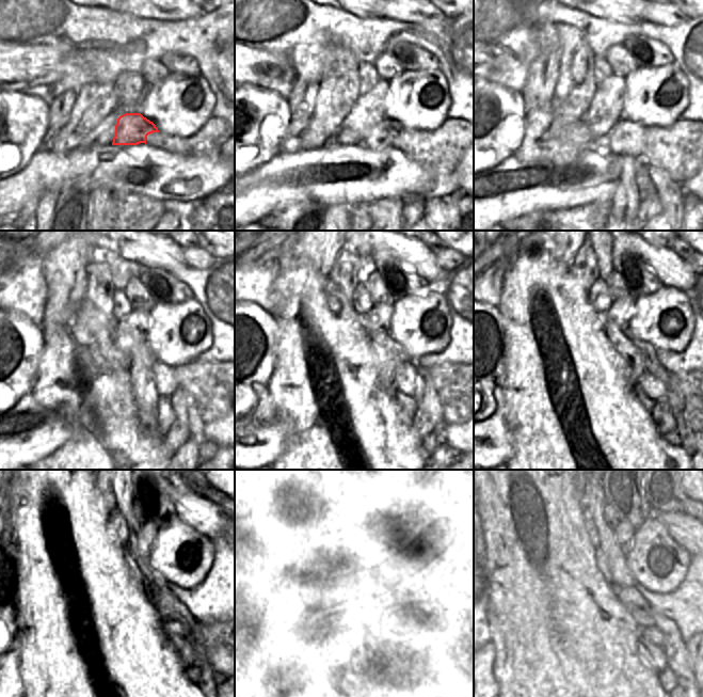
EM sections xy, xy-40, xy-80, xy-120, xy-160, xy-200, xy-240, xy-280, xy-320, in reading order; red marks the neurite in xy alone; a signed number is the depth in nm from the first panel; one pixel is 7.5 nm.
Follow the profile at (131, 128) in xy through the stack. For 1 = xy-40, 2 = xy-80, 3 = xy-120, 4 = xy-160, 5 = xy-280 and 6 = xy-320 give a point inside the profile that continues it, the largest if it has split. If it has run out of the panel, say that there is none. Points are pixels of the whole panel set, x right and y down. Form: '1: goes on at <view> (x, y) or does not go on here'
1: goes on at xy-40 (381, 136)
2: goes on at xy-80 (626, 138)
3: goes on at xy-120 (165, 383)
4: goes on at xy-160 (408, 380)
5: goes on at xy-280 (414, 632)
6: goes on at xy-320 (653, 634)

